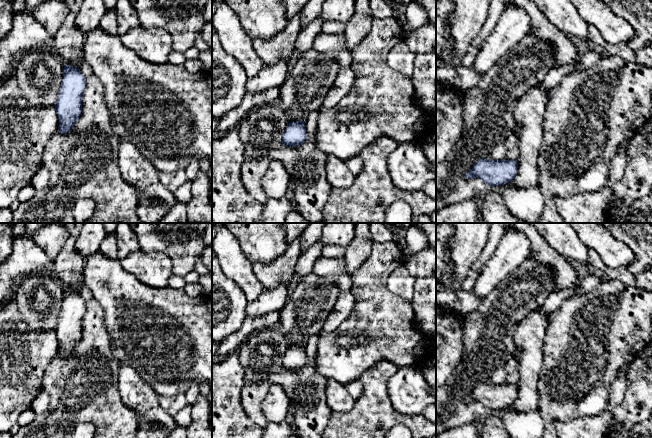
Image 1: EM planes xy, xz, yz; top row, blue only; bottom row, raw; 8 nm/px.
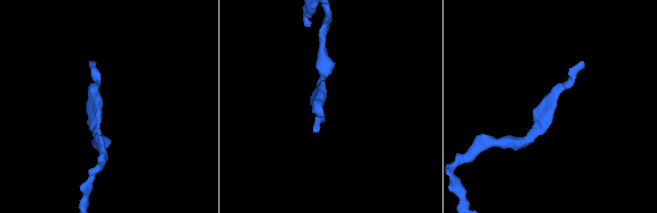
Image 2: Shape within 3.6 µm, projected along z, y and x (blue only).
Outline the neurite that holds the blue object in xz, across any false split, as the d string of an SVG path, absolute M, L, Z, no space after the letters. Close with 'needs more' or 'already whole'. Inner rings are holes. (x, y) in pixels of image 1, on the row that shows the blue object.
M305 121L289 122L282 135L282 143L289 147L300 146L306 139Z; already whole

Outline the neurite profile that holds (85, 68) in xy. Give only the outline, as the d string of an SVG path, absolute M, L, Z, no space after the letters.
M85 61L82 62L79 69L80 69L81 73L85 76L85 78L88 78L93 75L93 69Z

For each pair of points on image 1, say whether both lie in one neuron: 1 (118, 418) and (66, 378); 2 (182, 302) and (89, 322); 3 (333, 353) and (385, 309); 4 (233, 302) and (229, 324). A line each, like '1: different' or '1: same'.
1: same
2: different
3: same
4: same

